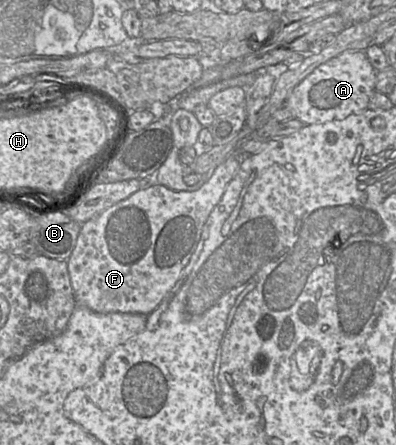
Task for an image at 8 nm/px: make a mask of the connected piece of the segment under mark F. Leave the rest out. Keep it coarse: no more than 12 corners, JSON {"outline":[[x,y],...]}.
{"outline":[[240,166],[145,186],[83,223],[77,304],[155,310]]}

